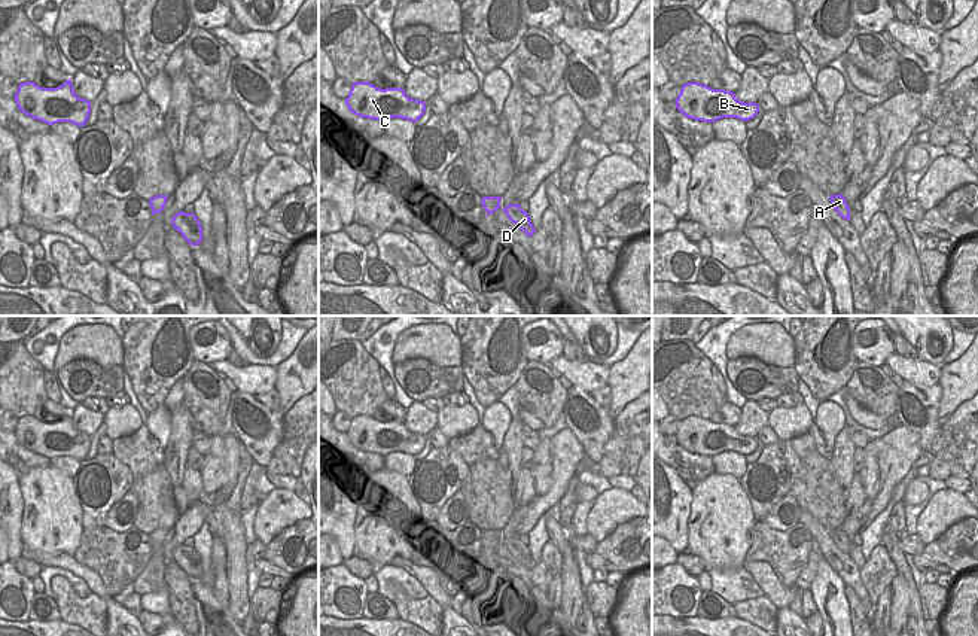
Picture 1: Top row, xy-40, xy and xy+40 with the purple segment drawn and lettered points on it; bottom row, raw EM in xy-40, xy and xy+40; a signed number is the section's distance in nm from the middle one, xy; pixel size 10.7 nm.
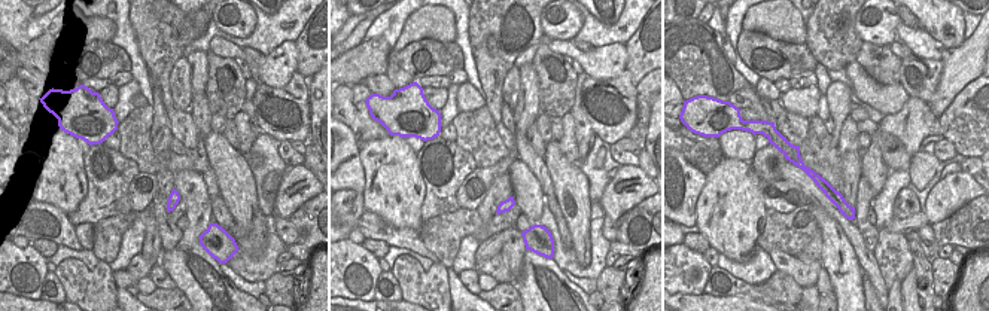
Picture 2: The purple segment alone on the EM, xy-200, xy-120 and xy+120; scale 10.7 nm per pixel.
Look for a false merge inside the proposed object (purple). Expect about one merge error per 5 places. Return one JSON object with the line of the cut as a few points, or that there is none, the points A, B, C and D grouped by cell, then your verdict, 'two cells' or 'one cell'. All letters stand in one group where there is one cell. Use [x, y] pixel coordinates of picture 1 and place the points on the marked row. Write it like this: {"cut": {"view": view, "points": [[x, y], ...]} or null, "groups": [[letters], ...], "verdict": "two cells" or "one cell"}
{"cut": null, "groups": [["A", "B", "C", "D"]], "verdict": "one cell"}

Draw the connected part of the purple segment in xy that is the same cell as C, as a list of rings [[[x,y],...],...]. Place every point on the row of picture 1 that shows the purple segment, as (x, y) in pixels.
[[[371,82],[353,83],[345,104],[356,116],[383,124],[391,118],[417,122],[426,110],[426,103],[409,98],[403,88],[381,89]]]

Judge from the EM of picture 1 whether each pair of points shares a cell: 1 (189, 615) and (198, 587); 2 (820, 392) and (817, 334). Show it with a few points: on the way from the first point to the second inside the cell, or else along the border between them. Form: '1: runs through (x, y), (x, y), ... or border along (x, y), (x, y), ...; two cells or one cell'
1: border along (191, 581), (197, 620); two cells
2: runs through (820, 377), (820, 368), (812, 358), (812, 349); one cell

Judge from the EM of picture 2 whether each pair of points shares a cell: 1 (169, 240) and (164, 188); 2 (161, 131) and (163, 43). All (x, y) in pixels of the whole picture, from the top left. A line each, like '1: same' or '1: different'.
1: same
2: same

